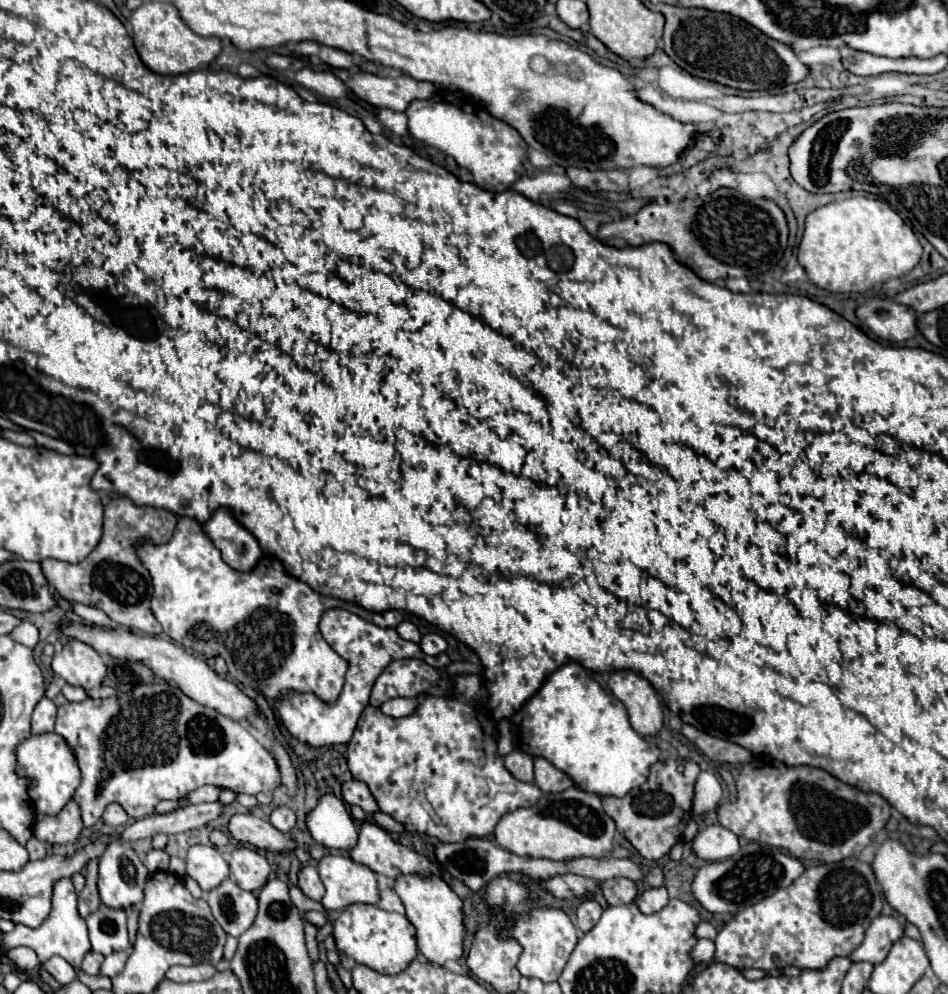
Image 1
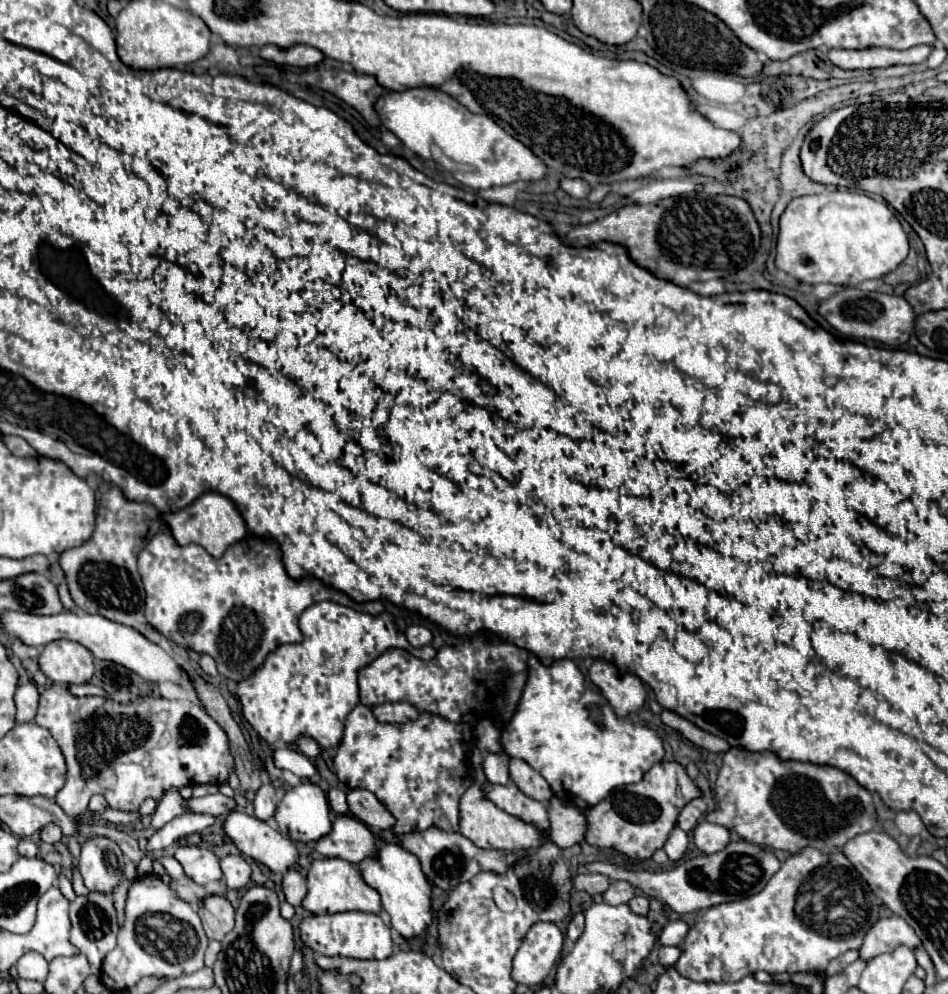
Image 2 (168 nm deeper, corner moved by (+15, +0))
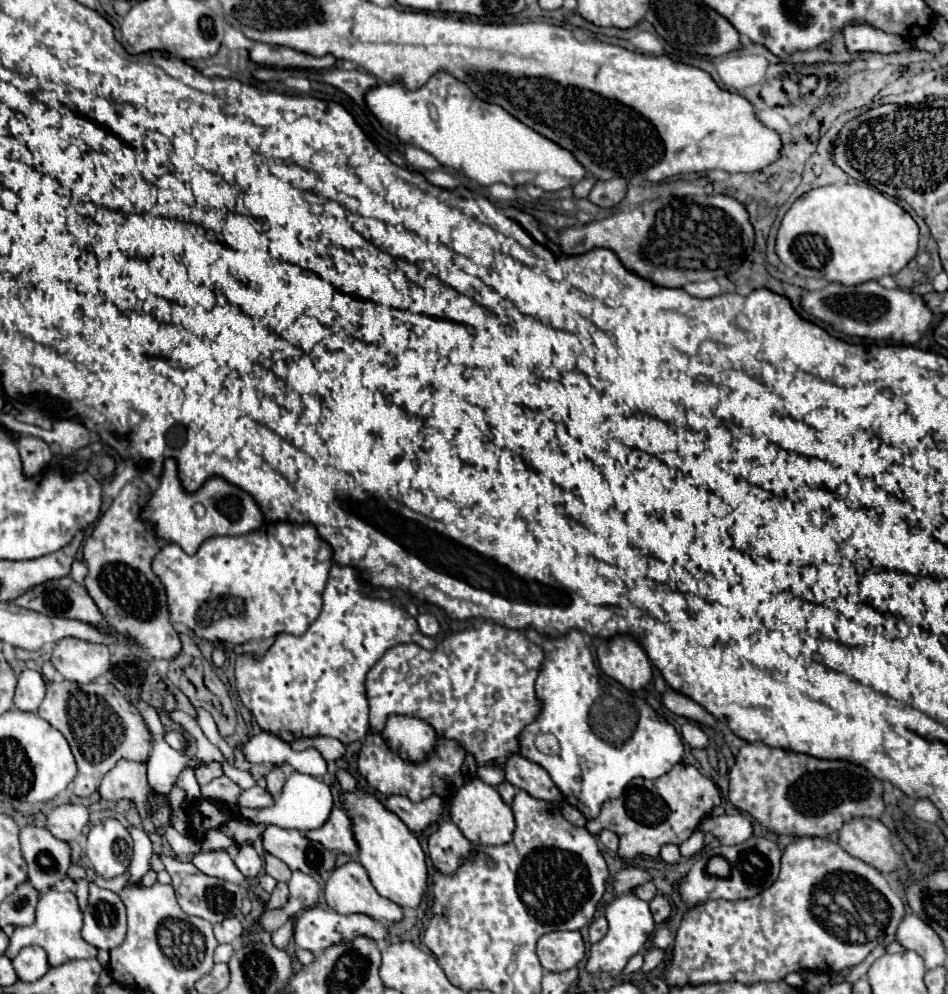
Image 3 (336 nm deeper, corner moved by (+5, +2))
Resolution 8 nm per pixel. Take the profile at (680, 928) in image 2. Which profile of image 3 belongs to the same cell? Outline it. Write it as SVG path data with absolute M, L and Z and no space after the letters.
M661 926L661 928L653 934L651 944L653 944L653 948L661 948L661 950L669 948L669 946L673 944L673 934L671 934L671 930L669 930L667 926Z

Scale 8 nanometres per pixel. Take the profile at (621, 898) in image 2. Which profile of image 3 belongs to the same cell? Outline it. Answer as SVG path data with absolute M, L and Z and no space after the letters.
M647 882L647 884L641 884L639 888L635 888L635 890L633 890L633 894L635 894L635 896L639 896L641 900L651 902L651 900L653 900L653 896L657 894L657 888L655 888L655 884L653 884L653 882Z

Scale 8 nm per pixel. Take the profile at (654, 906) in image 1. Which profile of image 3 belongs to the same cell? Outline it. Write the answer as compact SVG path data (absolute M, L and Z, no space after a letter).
M657 894L657 896L649 902L649 906L651 906L653 918L655 918L657 924L663 924L663 922L669 918L669 914L671 914L671 904L669 904L661 894Z

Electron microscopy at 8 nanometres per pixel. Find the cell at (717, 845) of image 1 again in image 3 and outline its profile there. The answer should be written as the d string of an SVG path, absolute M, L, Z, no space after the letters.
M736 813L733 815L723 814L711 818L713 828L709 830L721 844L733 846L749 840L753 836L753 824L749 815Z

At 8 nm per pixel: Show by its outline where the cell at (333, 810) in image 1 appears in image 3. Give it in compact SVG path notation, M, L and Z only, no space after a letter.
M291 772L287 778L281 794L275 798L275 804L271 808L261 808L261 810L249 810L249 808L237 808L239 816L251 820L251 822L263 822L263 824L275 824L281 828L293 828L299 832L305 830L315 830L325 824L327 816L331 814L333 808L333 796L331 790L325 782L317 780L315 776L301 774L301 772Z

